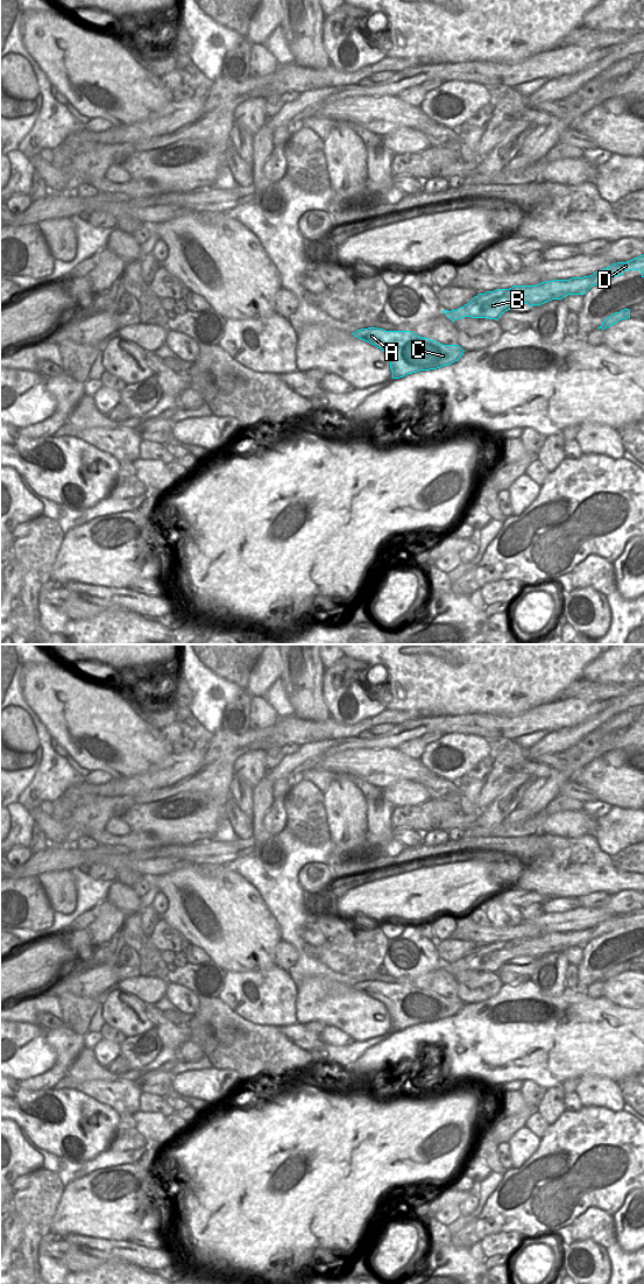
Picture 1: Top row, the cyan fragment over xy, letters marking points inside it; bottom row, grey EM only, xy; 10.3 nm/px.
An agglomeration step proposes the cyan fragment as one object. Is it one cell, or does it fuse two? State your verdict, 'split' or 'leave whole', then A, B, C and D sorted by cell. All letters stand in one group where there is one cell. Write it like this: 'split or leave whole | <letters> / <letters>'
split | A C / B D

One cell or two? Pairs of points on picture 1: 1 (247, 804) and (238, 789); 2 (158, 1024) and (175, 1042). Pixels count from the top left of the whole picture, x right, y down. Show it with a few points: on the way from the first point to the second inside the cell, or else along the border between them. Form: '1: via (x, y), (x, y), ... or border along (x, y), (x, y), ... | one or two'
1: via (245, 801), (241, 792) | one
2: via (163, 1029), (171, 1037) | one

